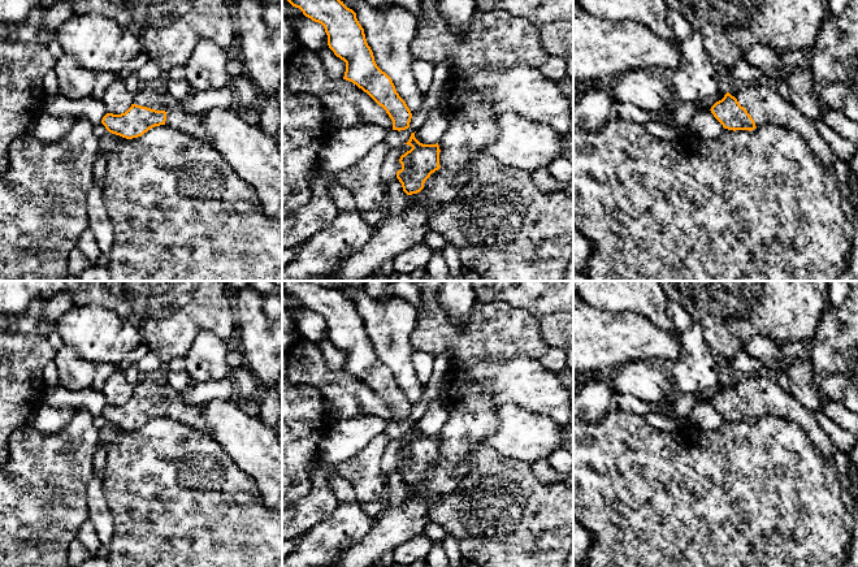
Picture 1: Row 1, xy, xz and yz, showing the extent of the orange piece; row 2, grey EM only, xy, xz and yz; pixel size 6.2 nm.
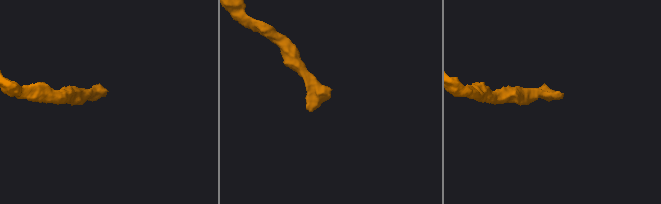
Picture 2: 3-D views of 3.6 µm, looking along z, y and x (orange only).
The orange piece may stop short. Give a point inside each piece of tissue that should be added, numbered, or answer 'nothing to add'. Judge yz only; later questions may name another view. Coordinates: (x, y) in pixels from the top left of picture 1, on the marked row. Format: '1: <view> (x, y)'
1: yz (763, 103)

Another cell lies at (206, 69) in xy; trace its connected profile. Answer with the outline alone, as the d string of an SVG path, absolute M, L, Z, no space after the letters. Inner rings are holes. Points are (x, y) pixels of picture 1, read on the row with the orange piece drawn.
M199 39L185 64L186 79L196 91L218 90L228 85L226 62L231 55L216 42Z

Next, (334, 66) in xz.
M325 46L322 49L320 49L317 52L317 56L325 66L326 74L330 79L343 79L346 62L337 57L334 52L329 48L329 46Z

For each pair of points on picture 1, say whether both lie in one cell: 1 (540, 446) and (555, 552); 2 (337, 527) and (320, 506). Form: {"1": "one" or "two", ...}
{"1": "two", "2": "two"}

